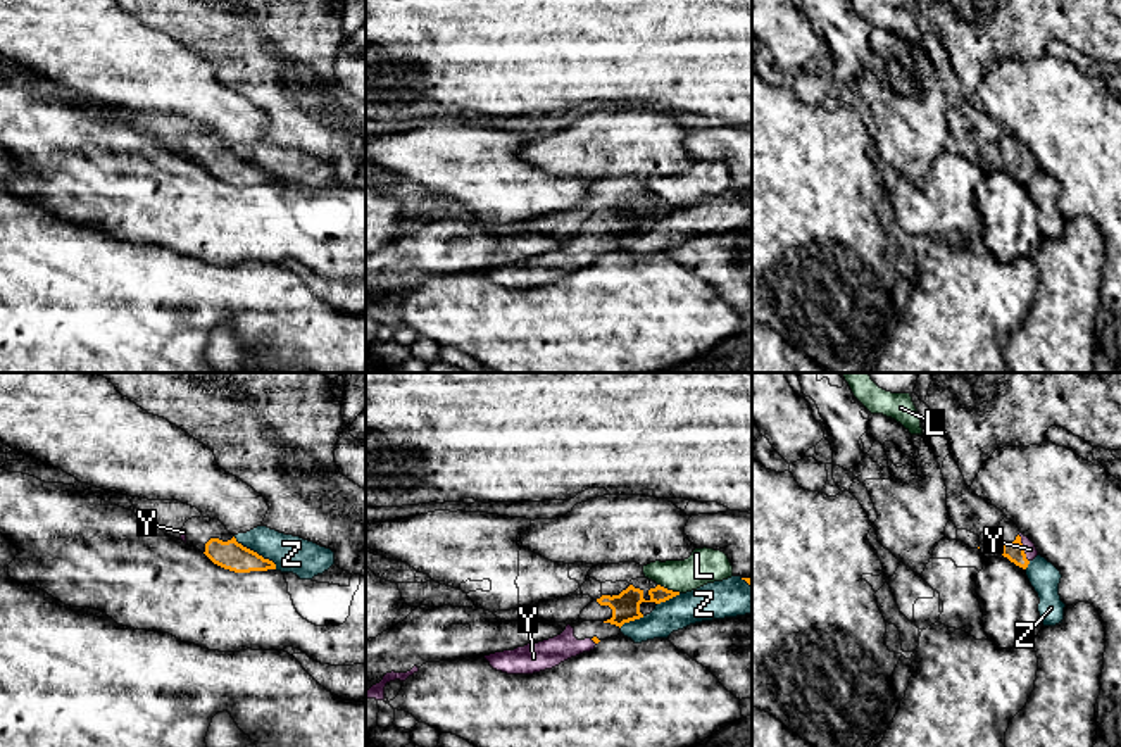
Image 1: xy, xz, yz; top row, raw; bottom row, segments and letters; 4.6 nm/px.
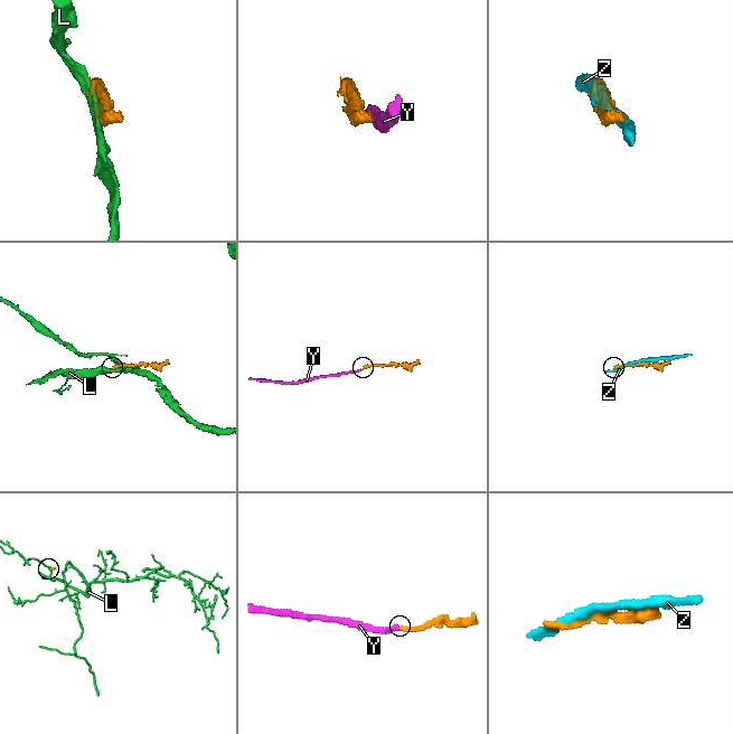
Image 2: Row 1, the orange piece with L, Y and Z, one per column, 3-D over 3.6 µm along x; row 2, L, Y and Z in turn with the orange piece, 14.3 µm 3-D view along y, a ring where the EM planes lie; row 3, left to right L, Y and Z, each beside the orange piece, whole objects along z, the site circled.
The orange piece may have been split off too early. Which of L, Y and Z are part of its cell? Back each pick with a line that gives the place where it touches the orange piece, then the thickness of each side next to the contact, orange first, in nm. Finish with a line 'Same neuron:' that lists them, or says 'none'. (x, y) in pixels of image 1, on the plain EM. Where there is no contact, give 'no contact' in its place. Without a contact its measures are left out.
Y: yz (1023, 163) | 90/60 nm
Same neuron: Y

